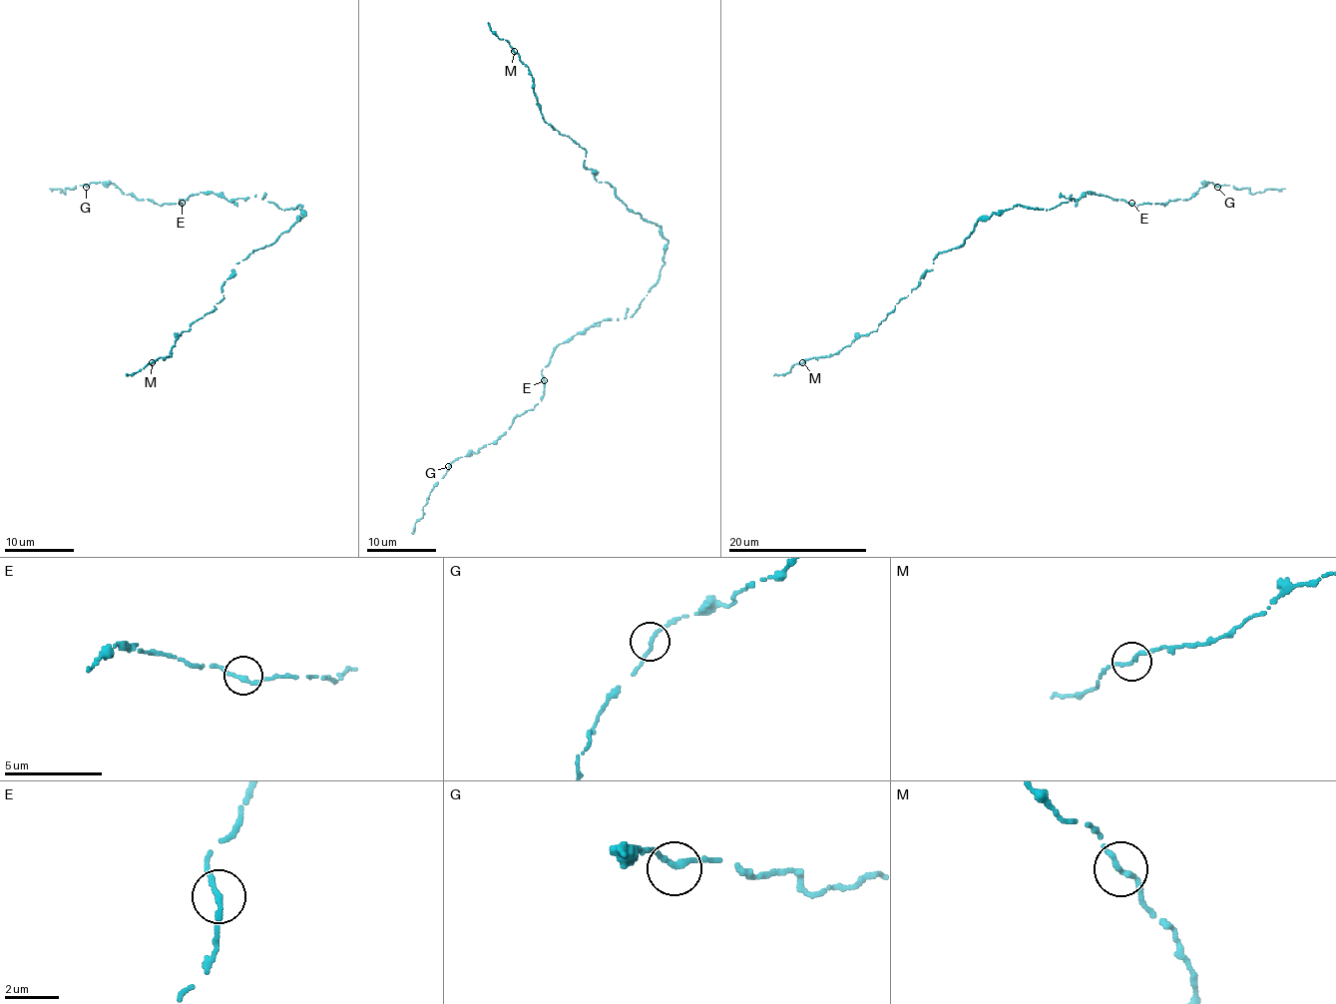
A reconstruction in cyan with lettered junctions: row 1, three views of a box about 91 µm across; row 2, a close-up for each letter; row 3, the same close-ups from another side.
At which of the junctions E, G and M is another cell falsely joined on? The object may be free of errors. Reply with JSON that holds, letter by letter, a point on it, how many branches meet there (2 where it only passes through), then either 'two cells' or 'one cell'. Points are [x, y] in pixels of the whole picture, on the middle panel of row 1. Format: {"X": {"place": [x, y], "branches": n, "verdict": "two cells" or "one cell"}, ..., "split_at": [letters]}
{"E": {"place": [544, 380], "branches": 2, "verdict": "one cell"}, "G": {"place": [448, 466], "branches": 2, "verdict": "one cell"}, "M": {"place": [514, 51], "branches": 2, "verdict": "one cell"}, "split_at": []}

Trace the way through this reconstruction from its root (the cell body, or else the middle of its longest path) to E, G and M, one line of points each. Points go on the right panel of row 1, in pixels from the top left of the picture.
E: (1031, 208), (1050, 210), (1066, 203), (1070, 196), (1077, 201), (1087, 193), (1131, 203)
G: (1031, 208), (1050, 210), (1087, 193), (1166, 205), (1208, 182), (1217, 187)
M: (1031, 208), (1016, 205), (979, 220), (960, 247), (934, 258), (876, 331), (803, 363)

